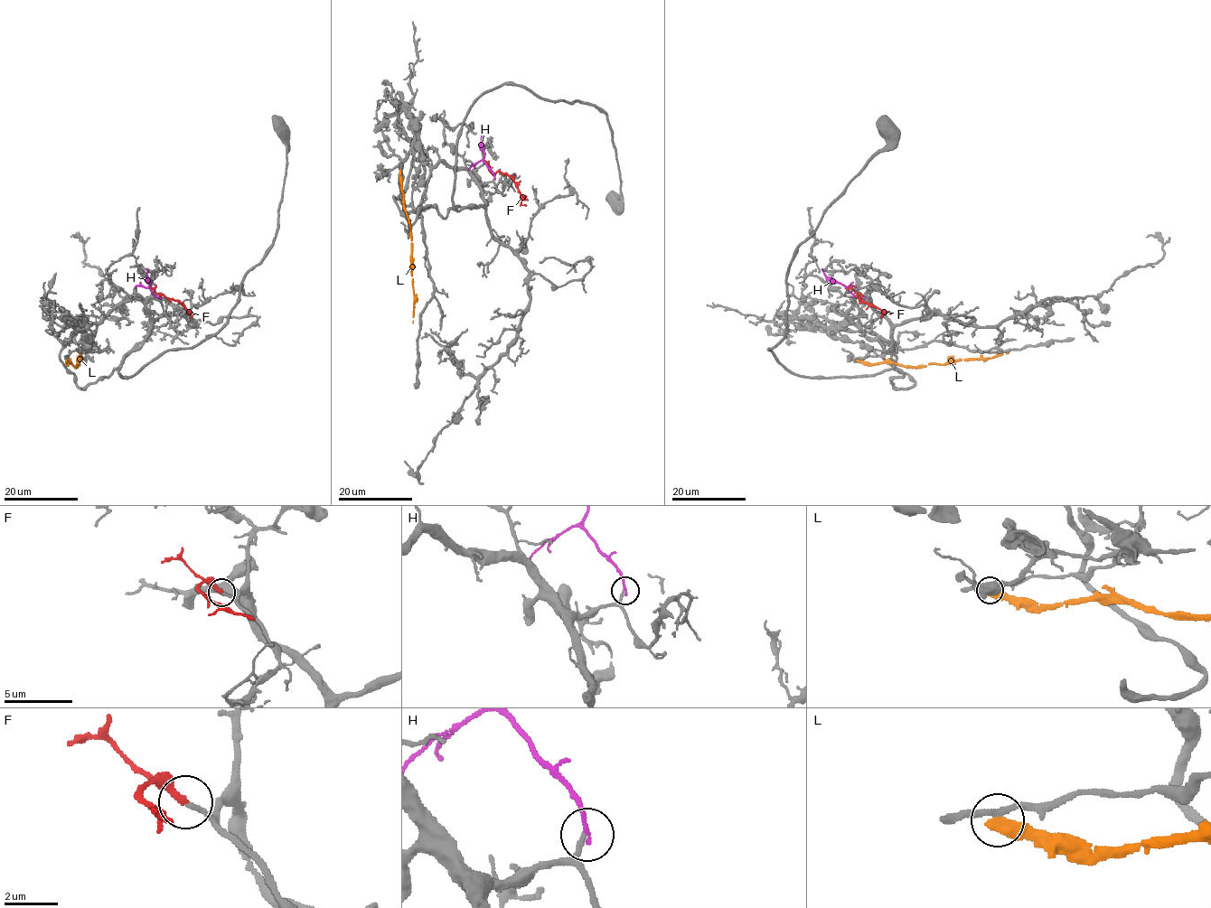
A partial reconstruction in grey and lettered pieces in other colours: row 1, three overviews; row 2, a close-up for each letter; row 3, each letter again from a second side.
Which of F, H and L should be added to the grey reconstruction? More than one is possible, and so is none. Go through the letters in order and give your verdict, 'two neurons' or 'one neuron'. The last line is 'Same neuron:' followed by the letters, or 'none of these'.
F: one neuron
H: two neurons
L: two neurons
Same neuron: F

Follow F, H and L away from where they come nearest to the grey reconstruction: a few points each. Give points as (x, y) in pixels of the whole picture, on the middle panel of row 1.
F: (493, 177), (499, 171), (508, 174), (521, 195), (521, 203), (526, 205)
H: (494, 177), (483, 161), (482, 136)
L: (400, 172), (403, 207), (411, 245), (413, 323)

